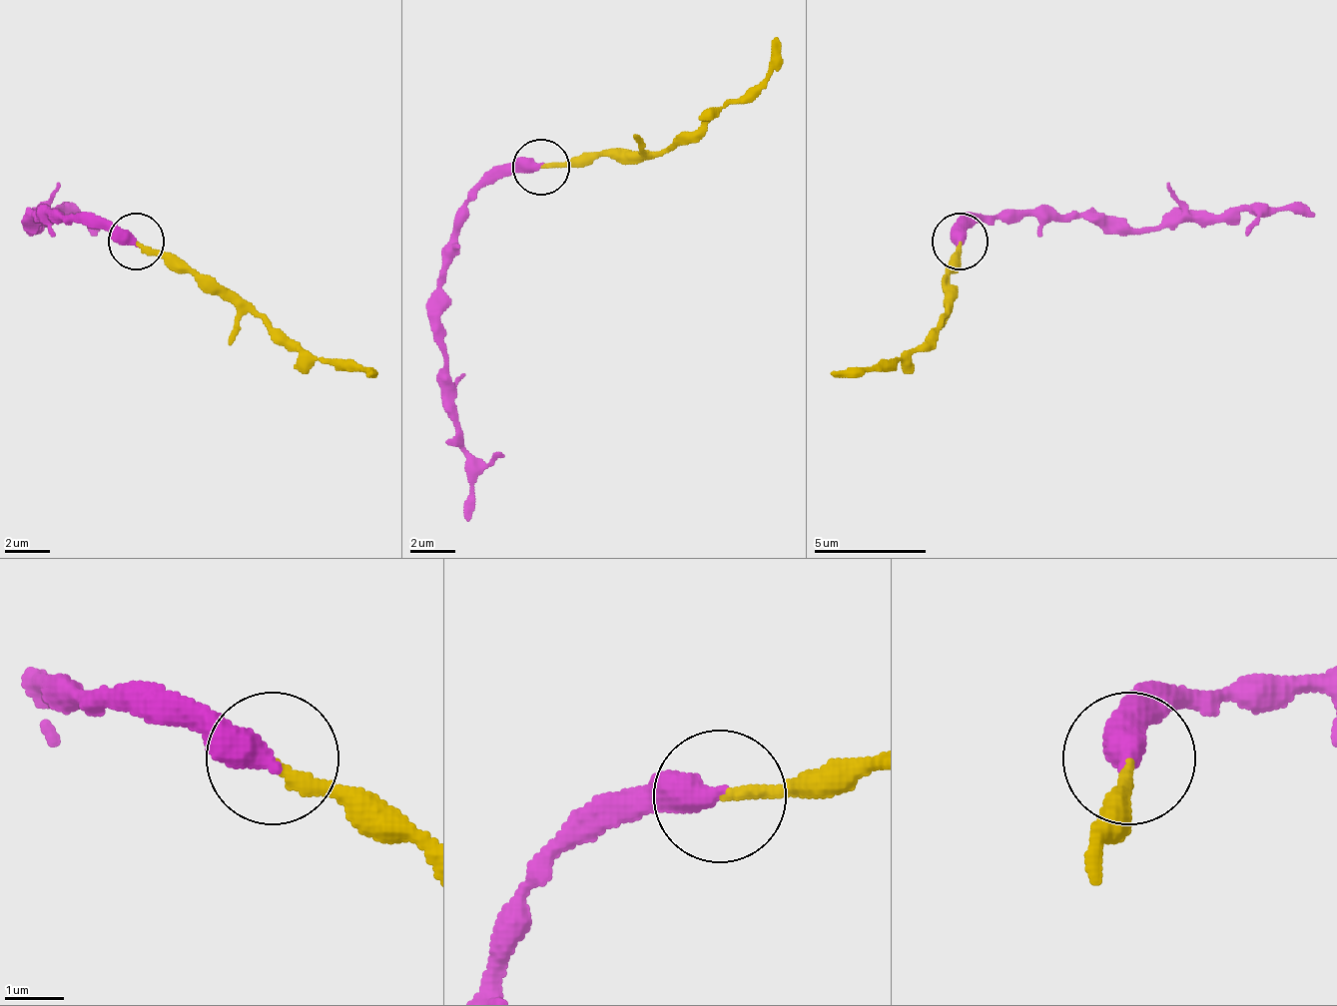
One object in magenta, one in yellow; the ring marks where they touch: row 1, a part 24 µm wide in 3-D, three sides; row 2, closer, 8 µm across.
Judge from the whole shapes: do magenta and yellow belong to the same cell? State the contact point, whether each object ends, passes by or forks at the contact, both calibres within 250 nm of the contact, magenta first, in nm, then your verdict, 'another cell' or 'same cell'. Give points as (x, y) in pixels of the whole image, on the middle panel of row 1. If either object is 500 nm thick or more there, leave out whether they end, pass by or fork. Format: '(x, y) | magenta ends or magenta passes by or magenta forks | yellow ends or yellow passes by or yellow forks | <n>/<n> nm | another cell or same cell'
(541, 167) | 500/200 nm | same cell

